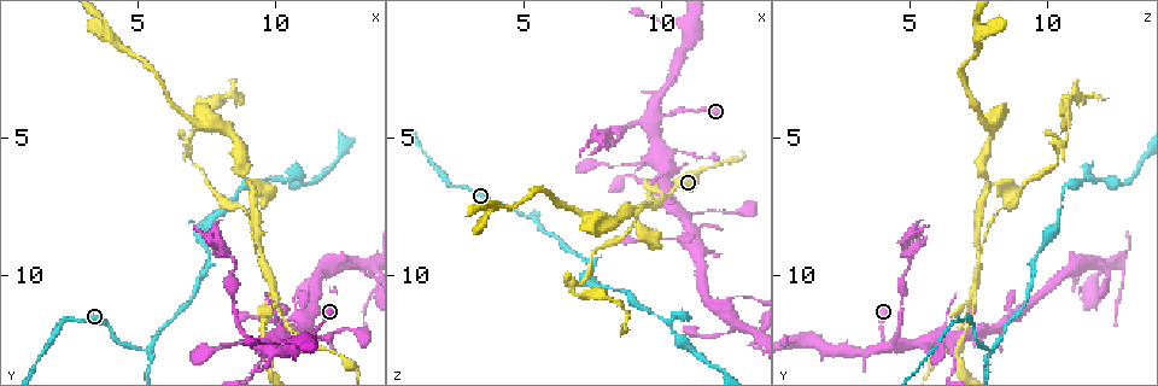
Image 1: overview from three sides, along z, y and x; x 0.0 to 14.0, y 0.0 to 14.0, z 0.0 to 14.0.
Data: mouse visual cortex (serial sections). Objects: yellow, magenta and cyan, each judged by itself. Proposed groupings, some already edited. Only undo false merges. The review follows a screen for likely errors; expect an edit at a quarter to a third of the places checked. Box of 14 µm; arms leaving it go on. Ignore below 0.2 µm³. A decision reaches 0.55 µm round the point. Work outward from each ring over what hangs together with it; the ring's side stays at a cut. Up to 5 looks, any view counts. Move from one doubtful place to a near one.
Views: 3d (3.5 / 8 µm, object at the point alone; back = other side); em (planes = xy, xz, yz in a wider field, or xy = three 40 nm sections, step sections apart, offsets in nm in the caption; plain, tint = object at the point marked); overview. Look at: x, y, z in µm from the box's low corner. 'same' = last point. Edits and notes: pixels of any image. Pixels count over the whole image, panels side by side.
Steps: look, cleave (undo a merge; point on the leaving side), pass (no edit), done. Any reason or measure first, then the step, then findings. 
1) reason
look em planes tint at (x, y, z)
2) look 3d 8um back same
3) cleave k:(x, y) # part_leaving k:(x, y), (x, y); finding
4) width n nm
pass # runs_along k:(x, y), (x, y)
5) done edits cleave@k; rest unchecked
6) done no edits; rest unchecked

arms part here
look 3d 3.5um at (5.4, 12.7, 8.0)

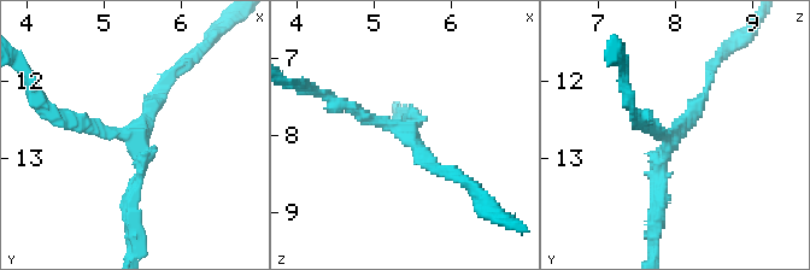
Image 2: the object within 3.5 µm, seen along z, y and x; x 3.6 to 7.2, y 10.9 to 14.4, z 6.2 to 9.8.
now the EM
look em xy step 1 tint at (5.40, 12.65, 7.90)

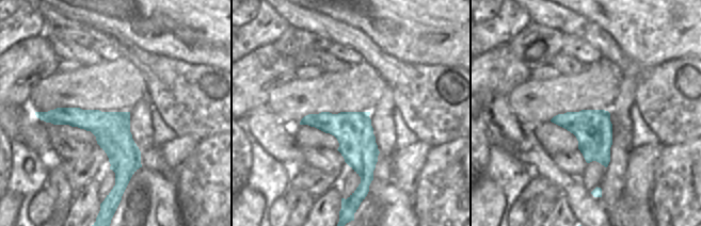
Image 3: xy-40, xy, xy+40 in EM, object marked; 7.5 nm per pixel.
pass # runs_along 2:(334, 103), (400, 127), (441, 170); one cell here

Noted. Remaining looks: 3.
sharp bend
look 3d 8um at (9.9, 10.7, 7.2)

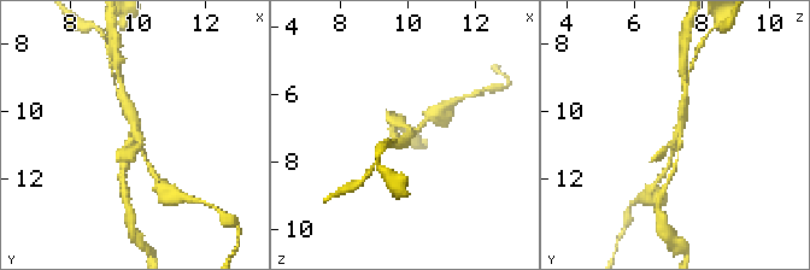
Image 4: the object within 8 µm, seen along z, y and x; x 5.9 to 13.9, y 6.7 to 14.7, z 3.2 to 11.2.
look 3d 3.5um at (10.0, 10.7, 7.3)

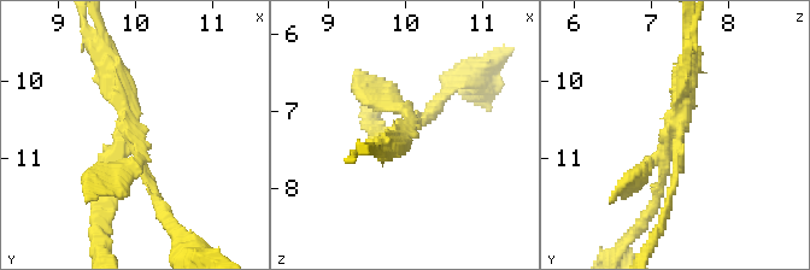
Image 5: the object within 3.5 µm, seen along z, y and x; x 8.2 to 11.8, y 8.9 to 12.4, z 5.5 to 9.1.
now the EM
look em xy step 2 tint at (10.00, 10.70, 7.25)

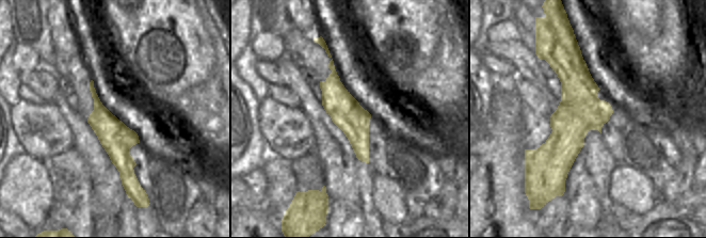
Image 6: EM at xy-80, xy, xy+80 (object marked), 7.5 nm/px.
cleave 5:(674, 180) # border 6:(560, 44), (596, 96); a second cell is stuck on

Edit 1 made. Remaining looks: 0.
done edits cleave@5; rest unchecked

